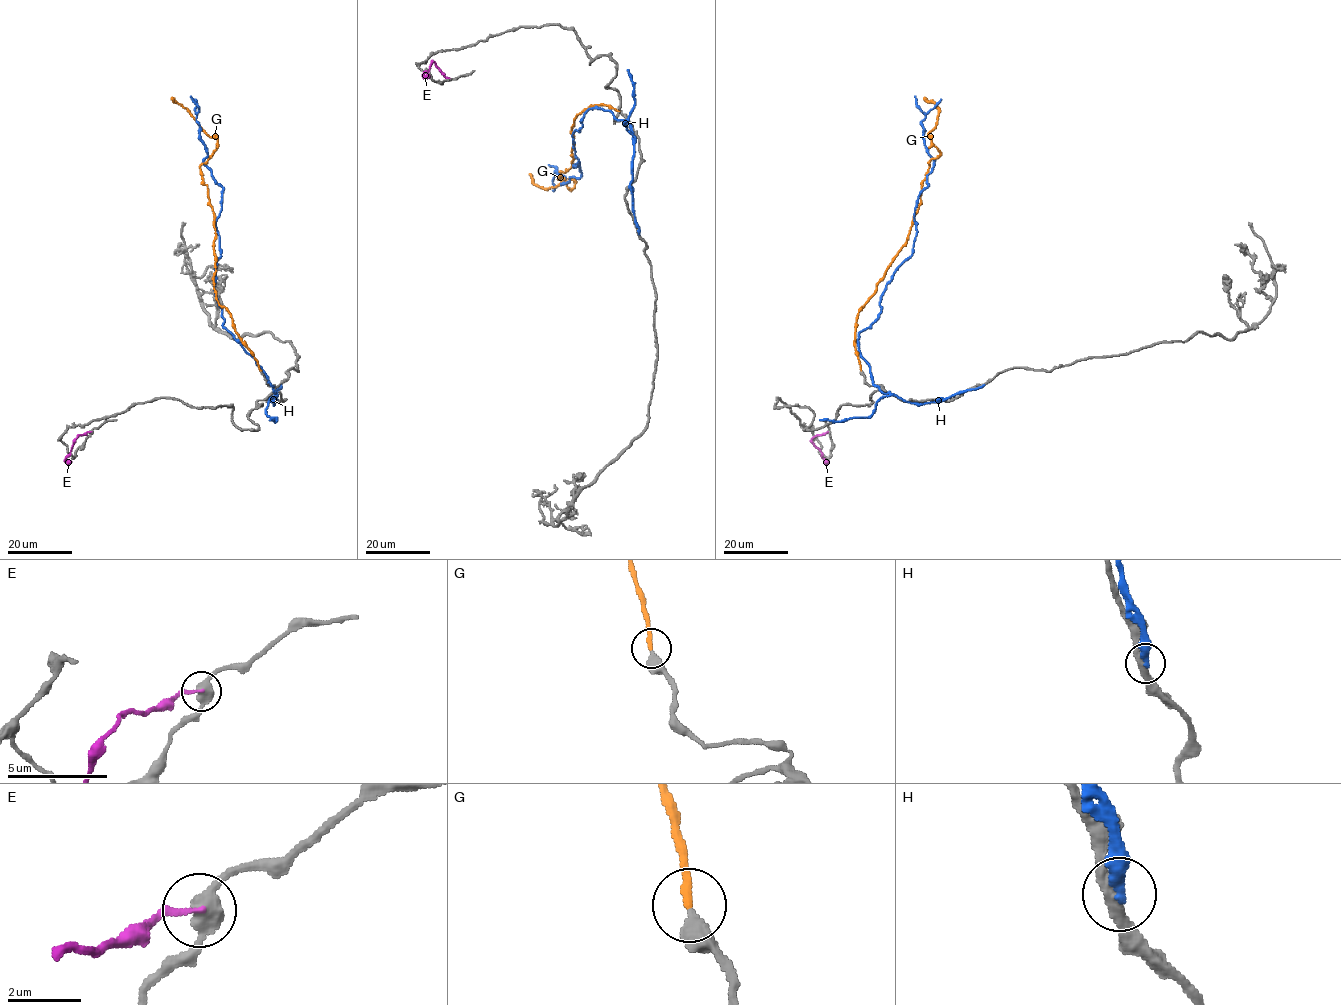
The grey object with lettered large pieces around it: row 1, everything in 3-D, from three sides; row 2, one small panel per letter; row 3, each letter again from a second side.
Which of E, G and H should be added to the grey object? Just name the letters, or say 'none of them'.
G

